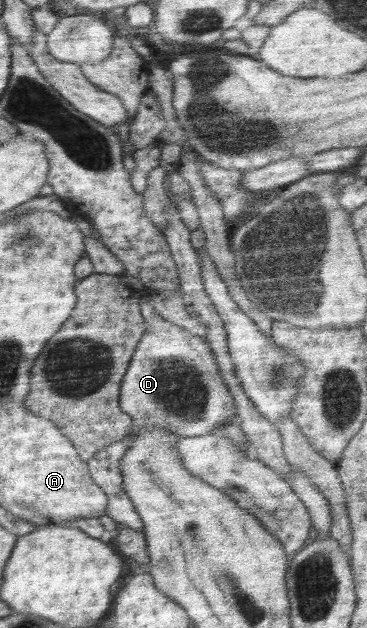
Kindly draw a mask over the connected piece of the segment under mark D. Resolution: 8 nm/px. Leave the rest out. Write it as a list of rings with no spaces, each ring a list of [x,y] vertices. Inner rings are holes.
[[[148,293],[143,296],[140,312],[146,321],[146,333],[142,336],[120,386],[119,407],[122,412],[133,418],[133,422],[142,427],[166,427],[174,435],[195,437],[215,434],[216,429],[230,421],[237,413],[232,394],[222,380],[220,368],[212,354],[209,343],[200,336],[193,336],[180,326],[168,322],[154,310]]]

